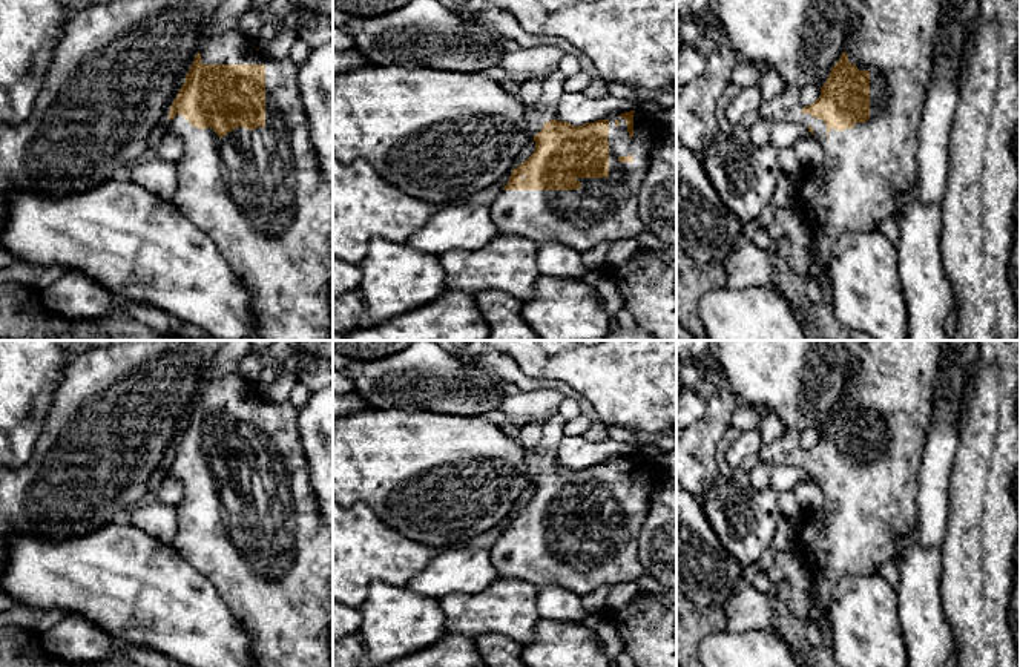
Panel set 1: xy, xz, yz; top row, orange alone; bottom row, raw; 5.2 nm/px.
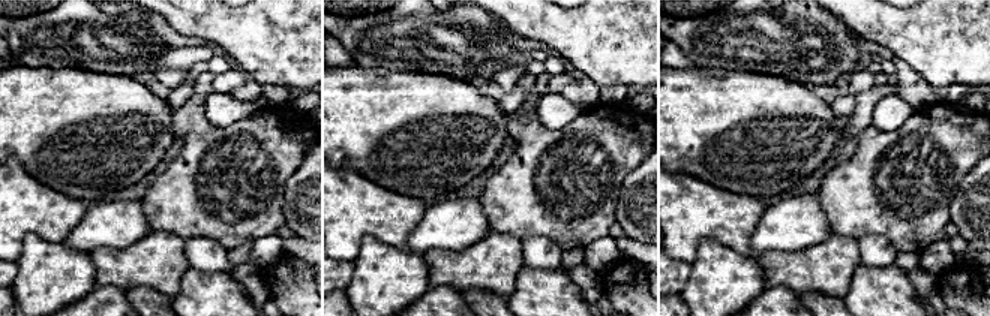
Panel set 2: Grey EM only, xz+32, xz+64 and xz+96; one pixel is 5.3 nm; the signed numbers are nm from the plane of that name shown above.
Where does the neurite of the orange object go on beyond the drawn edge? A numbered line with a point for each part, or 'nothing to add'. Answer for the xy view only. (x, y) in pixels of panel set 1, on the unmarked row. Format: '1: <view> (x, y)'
1: xy (259, 538)

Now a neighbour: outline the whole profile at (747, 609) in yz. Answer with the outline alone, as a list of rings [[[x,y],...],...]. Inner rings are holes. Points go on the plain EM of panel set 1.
[[[739,583],[724,604],[726,630],[741,633],[752,630],[773,632],[785,641],[778,627],[776,600],[772,593],[761,593],[749,583]]]

